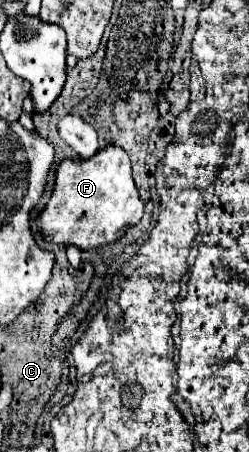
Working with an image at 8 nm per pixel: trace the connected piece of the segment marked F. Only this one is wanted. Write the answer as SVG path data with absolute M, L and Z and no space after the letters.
M108 145L84 161L64 159L56 169L50 201L38 215L42 235L54 243L72 243L78 249L94 249L112 243L142 219L144 203L132 179L130 157L124 149Z

